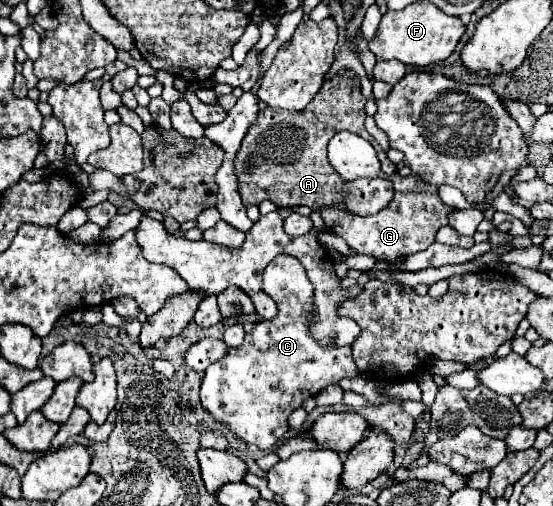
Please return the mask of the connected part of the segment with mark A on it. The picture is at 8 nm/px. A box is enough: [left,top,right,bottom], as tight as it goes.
[236,71,396,216]

